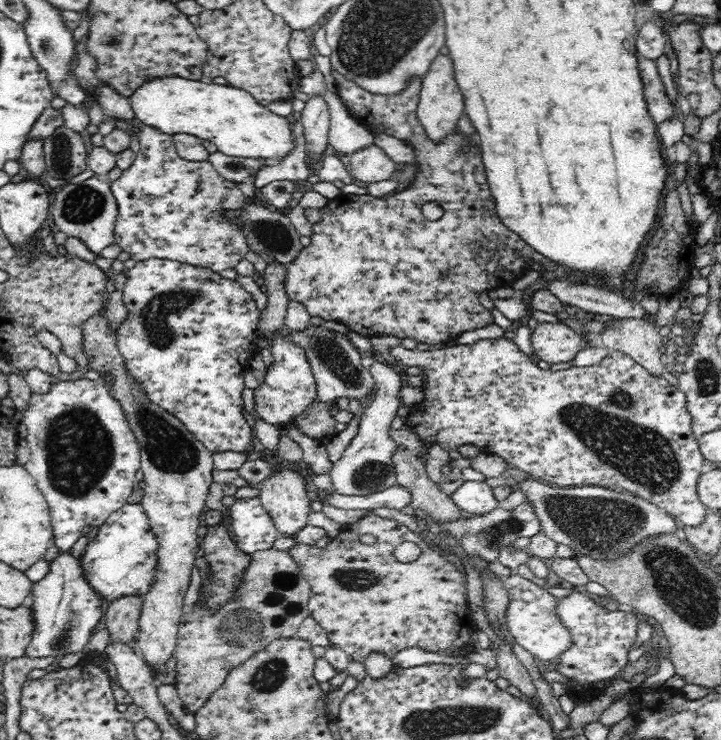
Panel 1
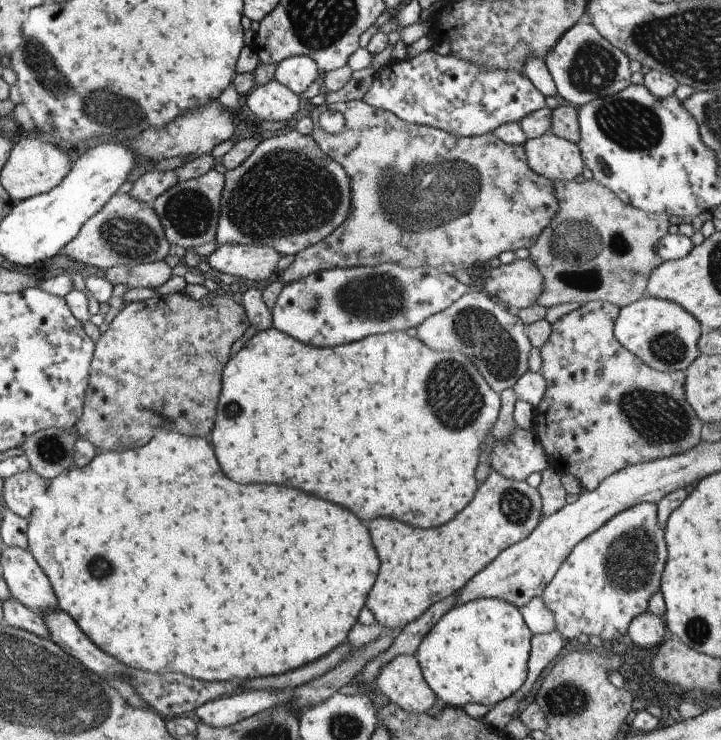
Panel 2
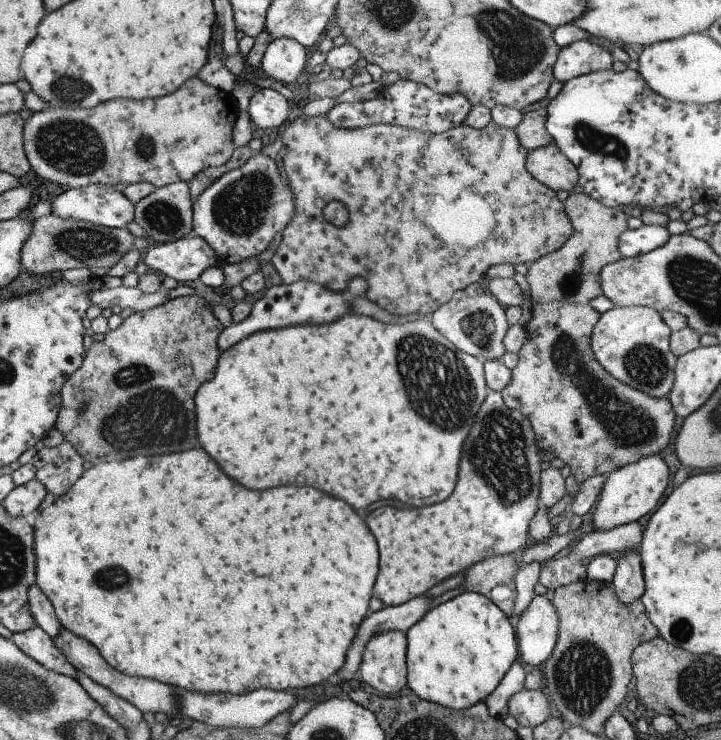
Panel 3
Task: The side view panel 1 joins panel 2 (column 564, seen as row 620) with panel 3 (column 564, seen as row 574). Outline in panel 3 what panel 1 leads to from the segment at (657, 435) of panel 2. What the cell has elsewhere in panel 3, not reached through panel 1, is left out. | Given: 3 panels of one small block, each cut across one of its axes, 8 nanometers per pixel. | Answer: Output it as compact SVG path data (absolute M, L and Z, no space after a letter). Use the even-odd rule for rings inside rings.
M553 301L550 303L532 304L531 314L530 321L524 327L526 334L525 340L523 341L521 348L516 352L518 355L517 365L510 370L512 374L511 382L503 388L500 395L507 408L516 410L529 421L538 448L541 448L541 450L549 450L553 456L559 458L564 464L567 464L567 466L569 466L570 474L573 475L577 484L582 483L586 478L595 475L608 475L615 469L625 466L626 464L637 462L643 457L659 454L659 452L669 444L671 430L673 430L673 418L675 418L676 414L674 413L667 396L652 397L651 395L638 391L627 383L613 378L609 373L606 373L606 370L599 364L599 362L597 362L590 345L590 334L592 333L598 318L596 311L589 304L569 305Z

